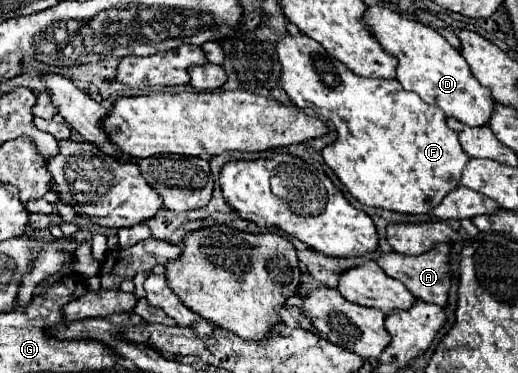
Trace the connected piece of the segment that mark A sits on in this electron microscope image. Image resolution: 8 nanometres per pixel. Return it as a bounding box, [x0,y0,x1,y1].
[375,244,449,306]

